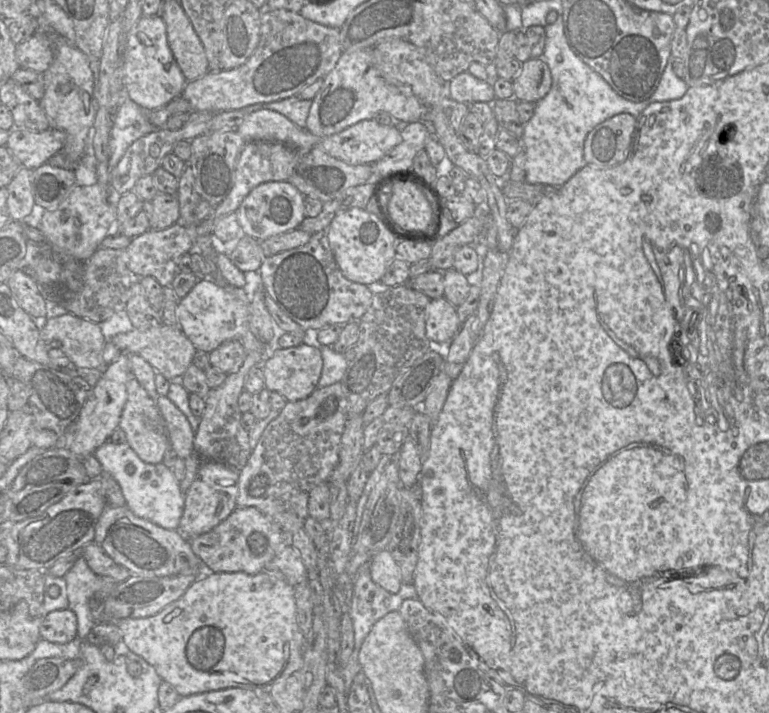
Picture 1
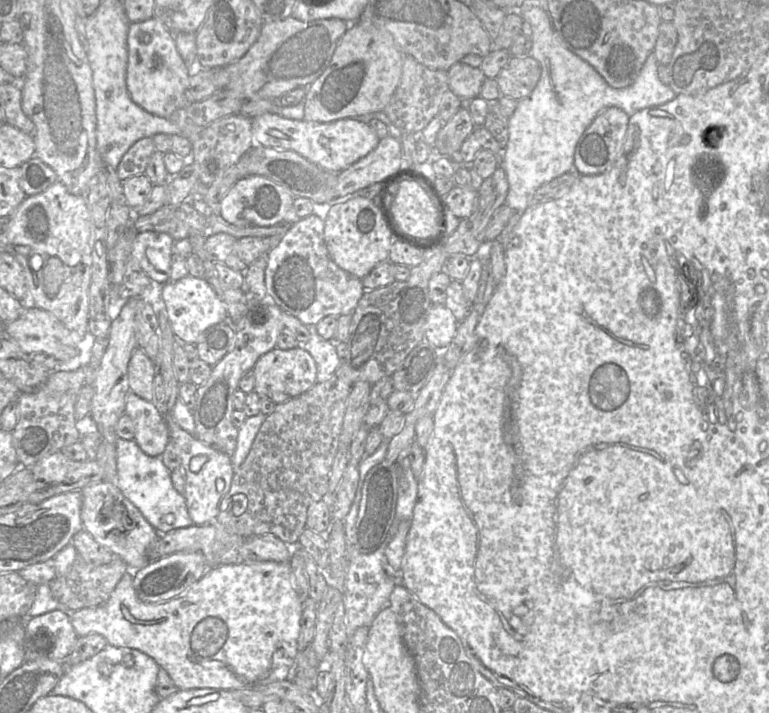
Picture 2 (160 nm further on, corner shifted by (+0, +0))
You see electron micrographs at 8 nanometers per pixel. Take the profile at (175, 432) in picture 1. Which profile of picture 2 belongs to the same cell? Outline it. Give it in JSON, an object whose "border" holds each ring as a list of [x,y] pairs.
{"border":[[[166,414],[165,422],[169,429],[170,440],[178,448],[181,466],[185,470],[185,488],[183,496],[186,501],[189,516],[195,525],[204,525],[215,521],[218,506],[222,498],[229,492],[235,471],[230,456],[202,441],[195,434],[183,430],[171,417]]]}

